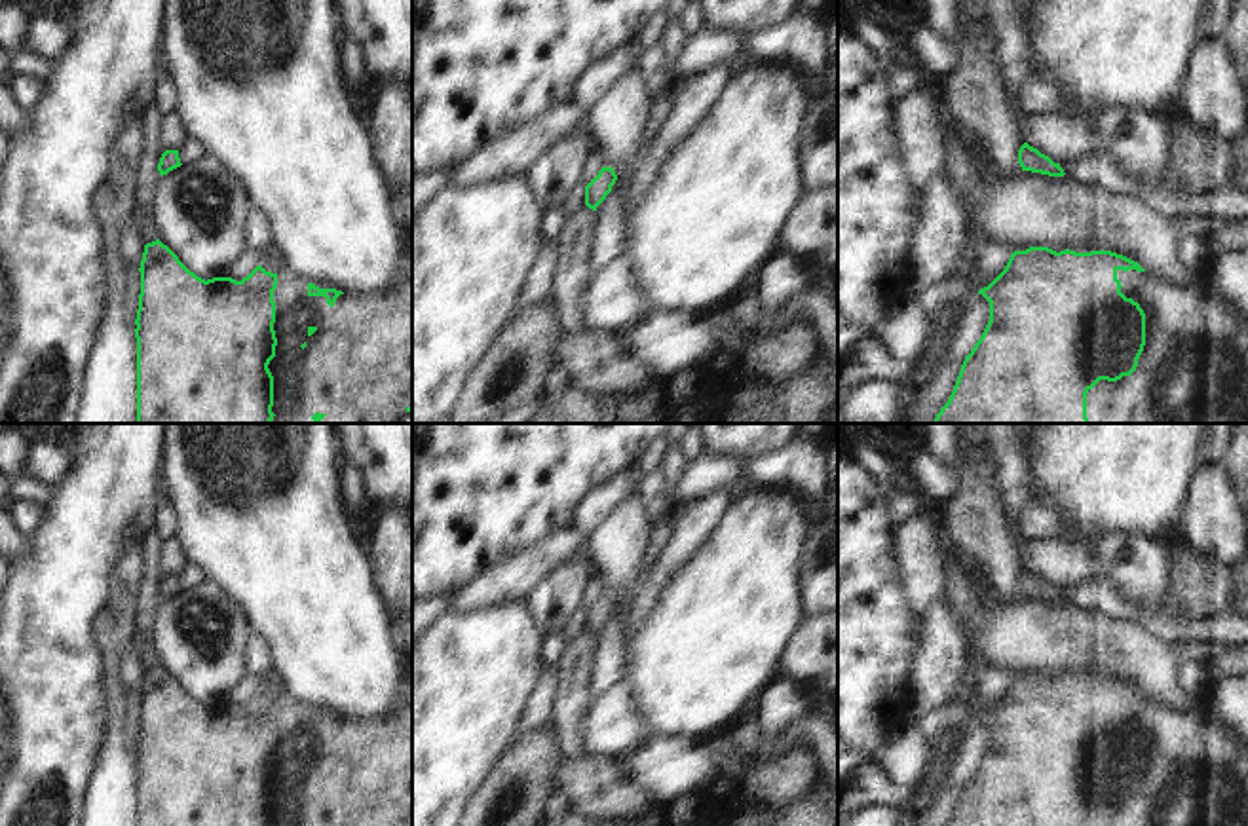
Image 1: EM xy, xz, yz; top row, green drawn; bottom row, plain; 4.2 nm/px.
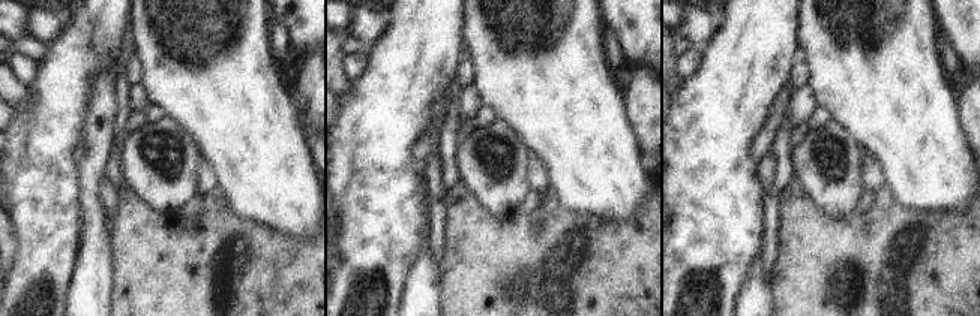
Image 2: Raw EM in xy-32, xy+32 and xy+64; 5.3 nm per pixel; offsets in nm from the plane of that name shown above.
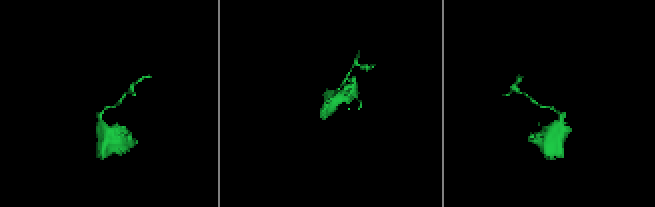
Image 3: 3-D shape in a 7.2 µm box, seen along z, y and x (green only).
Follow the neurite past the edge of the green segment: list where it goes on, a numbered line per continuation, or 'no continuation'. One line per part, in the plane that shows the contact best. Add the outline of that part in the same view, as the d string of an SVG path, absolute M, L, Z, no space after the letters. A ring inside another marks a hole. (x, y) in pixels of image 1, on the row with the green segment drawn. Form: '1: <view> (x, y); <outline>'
no continuation

